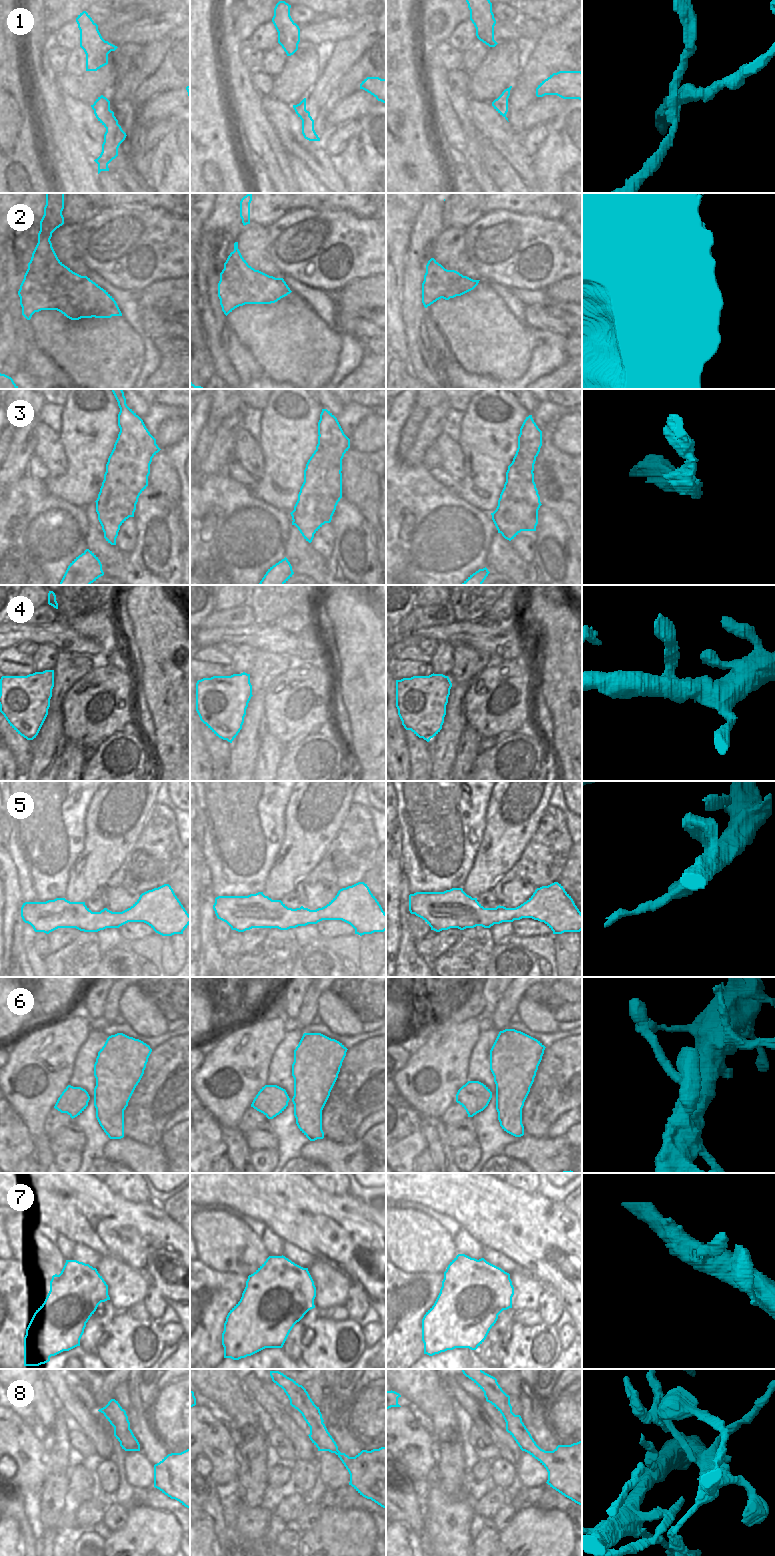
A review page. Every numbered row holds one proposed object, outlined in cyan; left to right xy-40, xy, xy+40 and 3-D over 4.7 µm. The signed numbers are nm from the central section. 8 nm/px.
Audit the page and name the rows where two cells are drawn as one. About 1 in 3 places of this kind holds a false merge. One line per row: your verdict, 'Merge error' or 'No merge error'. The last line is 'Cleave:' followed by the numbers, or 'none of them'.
1: Merge error
2: Merge error
3: Merge error
4: No merge error
5: Merge error
6: No merge error
7: No merge error
8: Merge error
Cleave: 1, 2, 3, 5, 8.

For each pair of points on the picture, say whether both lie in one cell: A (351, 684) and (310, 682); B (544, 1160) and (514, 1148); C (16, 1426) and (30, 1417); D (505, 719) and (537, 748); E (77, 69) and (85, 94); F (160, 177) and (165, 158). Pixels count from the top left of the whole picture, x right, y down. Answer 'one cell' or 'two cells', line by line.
A: two cells
B: one cell
C: two cells
D: two cells
E: two cells
F: one cell

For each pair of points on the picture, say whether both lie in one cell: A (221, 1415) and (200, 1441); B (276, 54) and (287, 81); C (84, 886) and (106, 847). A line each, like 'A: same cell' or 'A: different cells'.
A: different cells
B: different cells
C: same cell

